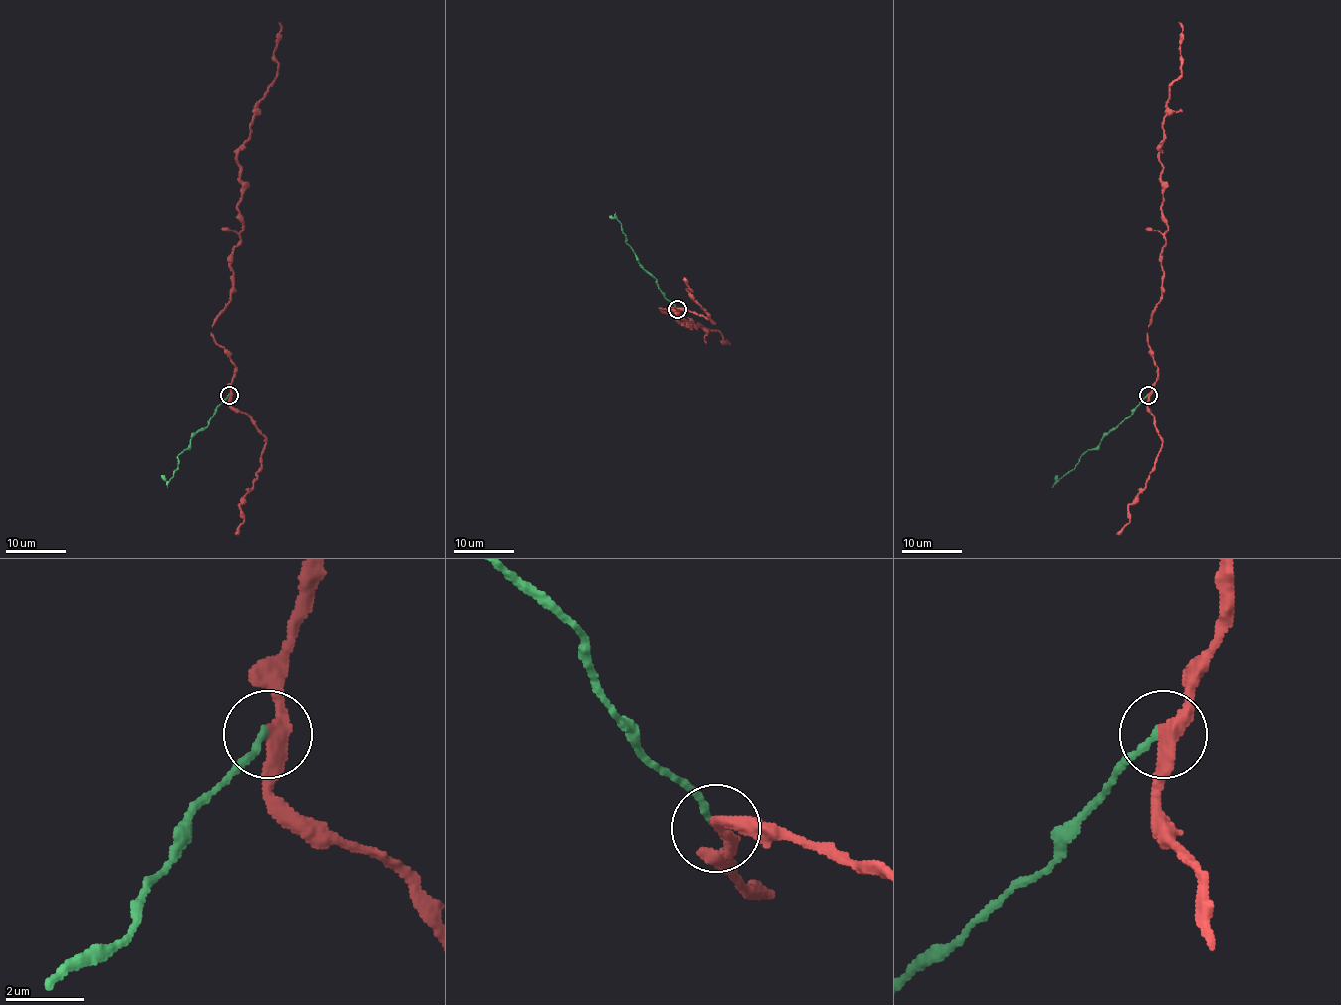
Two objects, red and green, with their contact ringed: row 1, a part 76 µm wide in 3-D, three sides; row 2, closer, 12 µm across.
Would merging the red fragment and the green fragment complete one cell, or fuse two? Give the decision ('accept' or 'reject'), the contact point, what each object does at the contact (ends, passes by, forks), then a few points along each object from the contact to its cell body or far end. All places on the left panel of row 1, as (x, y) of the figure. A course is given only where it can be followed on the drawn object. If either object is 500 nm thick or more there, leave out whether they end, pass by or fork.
reject; place (229, 395); red passes by; green ends; course red (228, 395), (234, 362), (212, 324), (230, 299), (242, 229), (237, 150), (278, 74), (278, 23); course green (228, 395), (209, 424), (191, 439), (189, 447), (179, 456), (174, 475), (166, 481), (160, 475)

